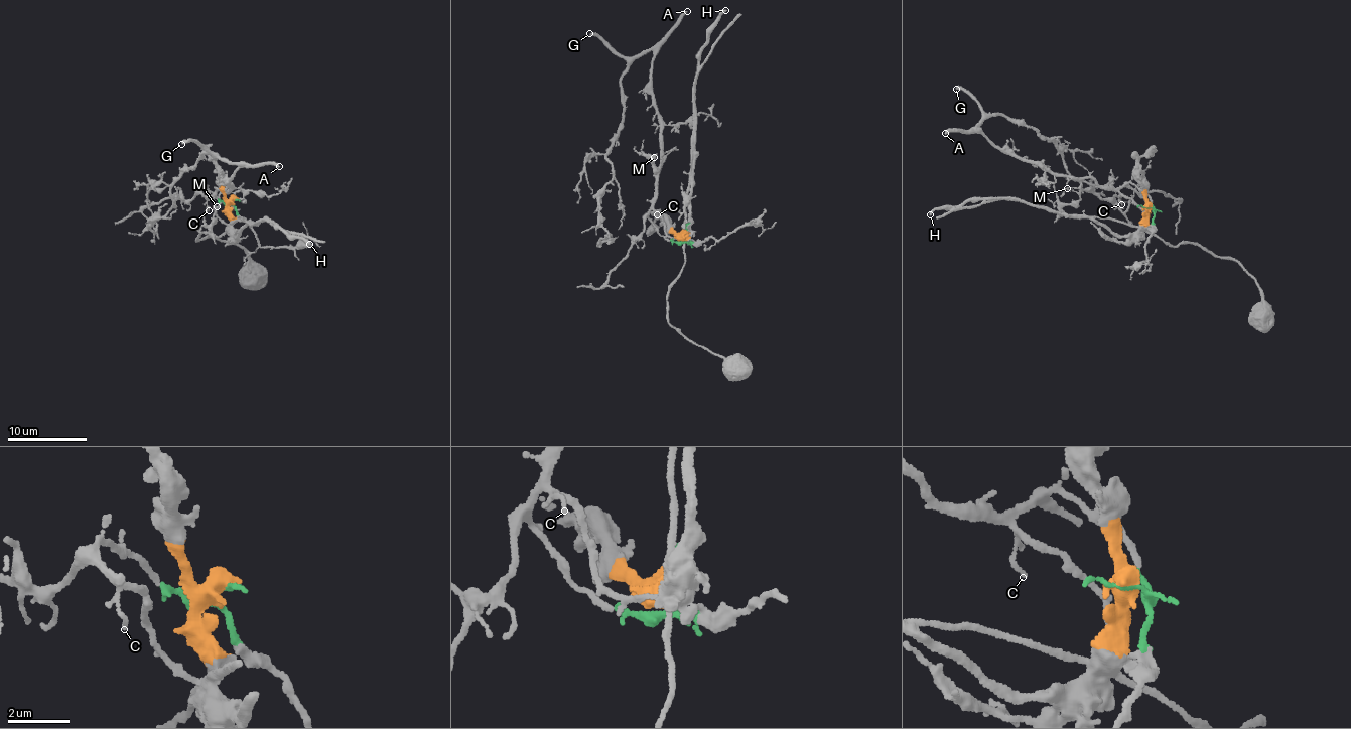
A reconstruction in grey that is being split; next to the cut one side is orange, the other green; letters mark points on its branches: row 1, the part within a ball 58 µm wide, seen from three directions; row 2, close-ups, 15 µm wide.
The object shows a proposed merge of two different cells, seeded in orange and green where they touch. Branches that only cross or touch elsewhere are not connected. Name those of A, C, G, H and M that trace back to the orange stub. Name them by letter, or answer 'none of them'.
H

